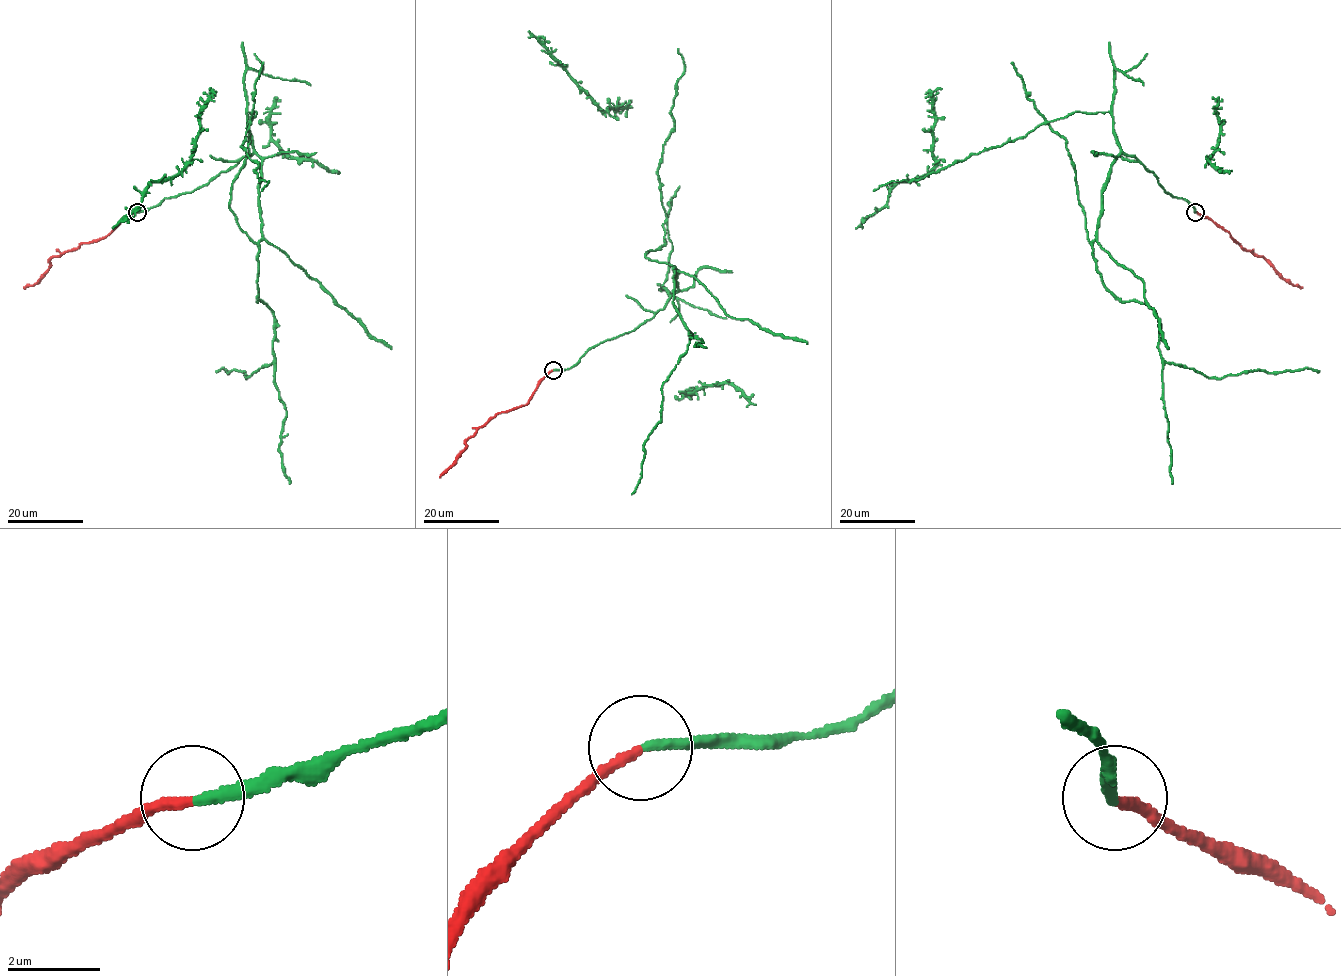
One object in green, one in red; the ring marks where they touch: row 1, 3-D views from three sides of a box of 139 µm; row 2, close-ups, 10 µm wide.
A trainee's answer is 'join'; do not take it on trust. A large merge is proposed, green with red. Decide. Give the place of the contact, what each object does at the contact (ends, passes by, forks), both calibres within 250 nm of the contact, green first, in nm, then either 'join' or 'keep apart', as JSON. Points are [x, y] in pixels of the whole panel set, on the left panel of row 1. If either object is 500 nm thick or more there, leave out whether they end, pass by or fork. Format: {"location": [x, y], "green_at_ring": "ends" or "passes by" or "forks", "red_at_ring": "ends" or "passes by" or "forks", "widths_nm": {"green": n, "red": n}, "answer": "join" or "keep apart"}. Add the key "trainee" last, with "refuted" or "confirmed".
{"location": [137, 212], "green_at_ring": "ends", "red_at_ring": "ends", "widths_nm": {"green": 240, "red": 200}, "answer": "join", "trainee": "confirmed"}

